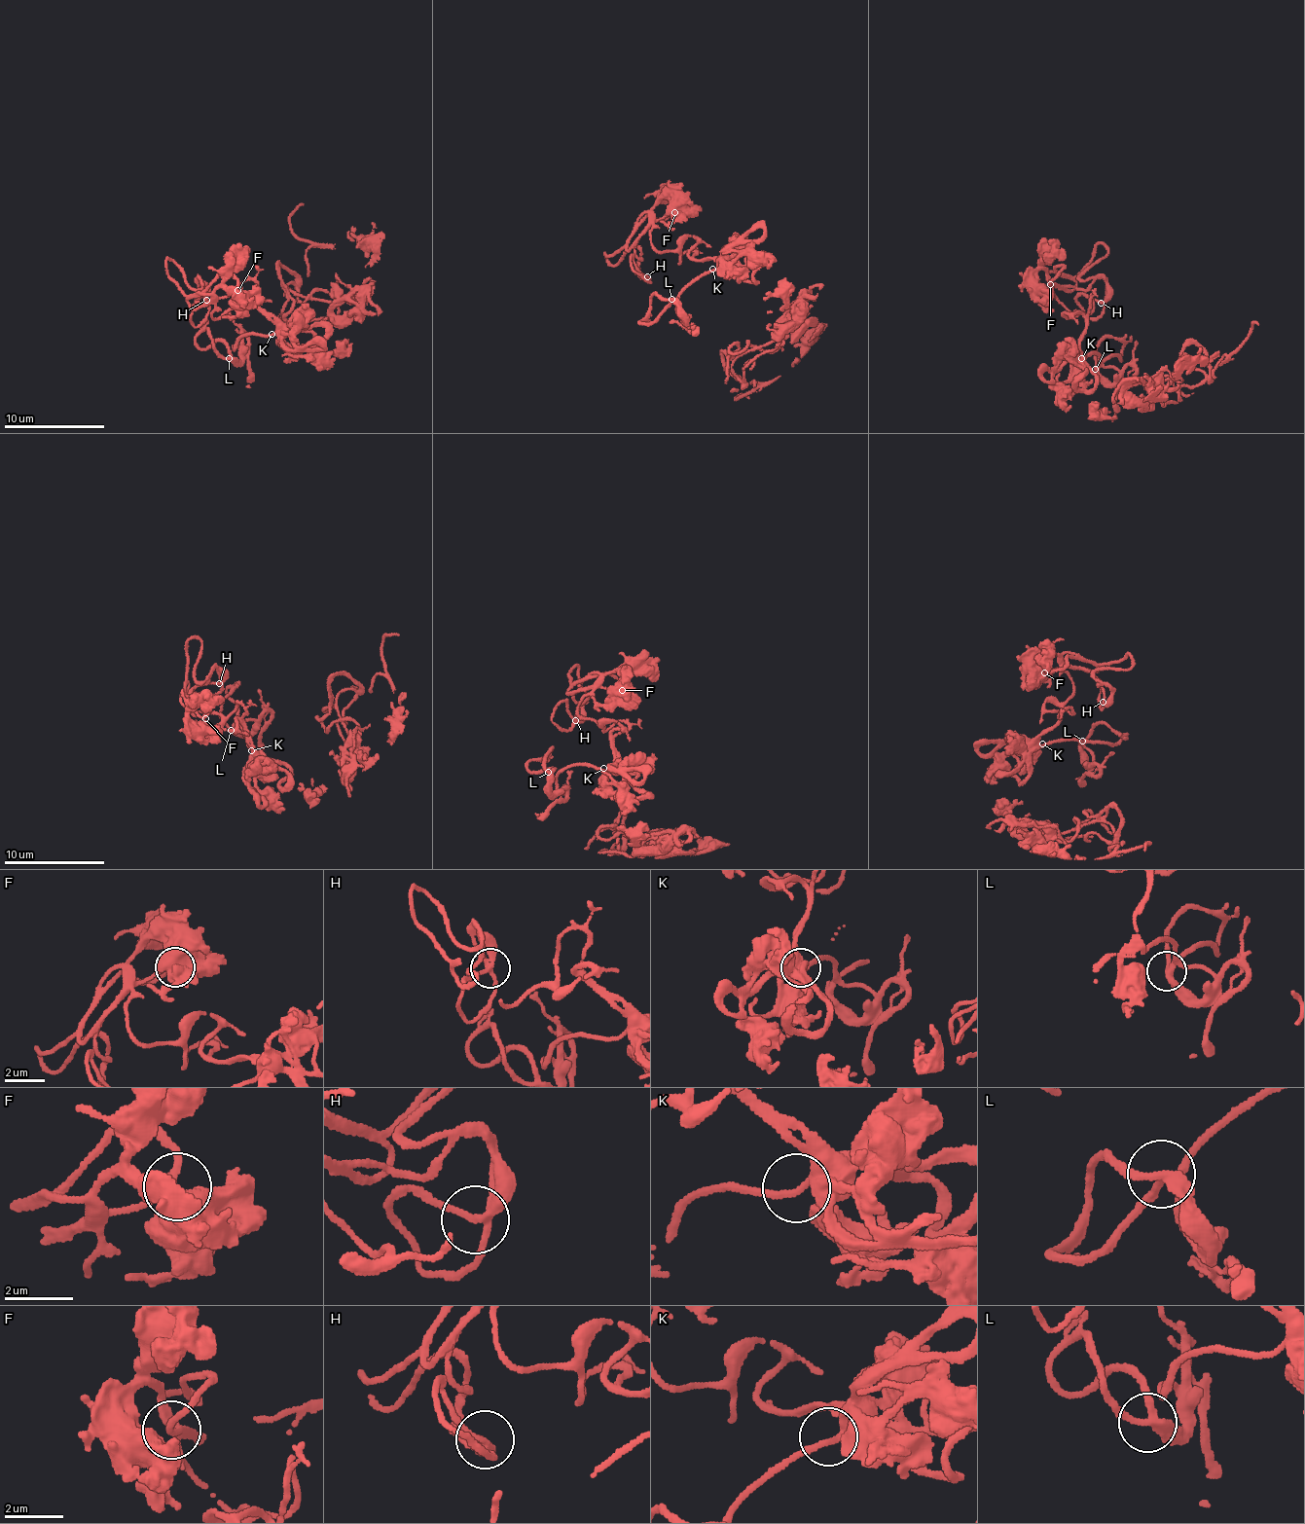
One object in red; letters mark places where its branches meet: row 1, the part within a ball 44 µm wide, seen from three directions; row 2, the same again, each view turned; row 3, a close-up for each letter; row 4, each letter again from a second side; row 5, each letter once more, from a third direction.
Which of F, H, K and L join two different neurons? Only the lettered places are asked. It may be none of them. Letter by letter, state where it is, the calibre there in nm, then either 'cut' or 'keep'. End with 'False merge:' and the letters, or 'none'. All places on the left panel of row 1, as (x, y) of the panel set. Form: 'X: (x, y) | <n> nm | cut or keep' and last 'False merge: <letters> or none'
F: (237, 290) | 180 nm | keep
H: (206, 300) | 240 nm | keep
K: (271, 334) | 240 nm | keep
L: (229, 358) | 280 nm | keep
False merge: none

